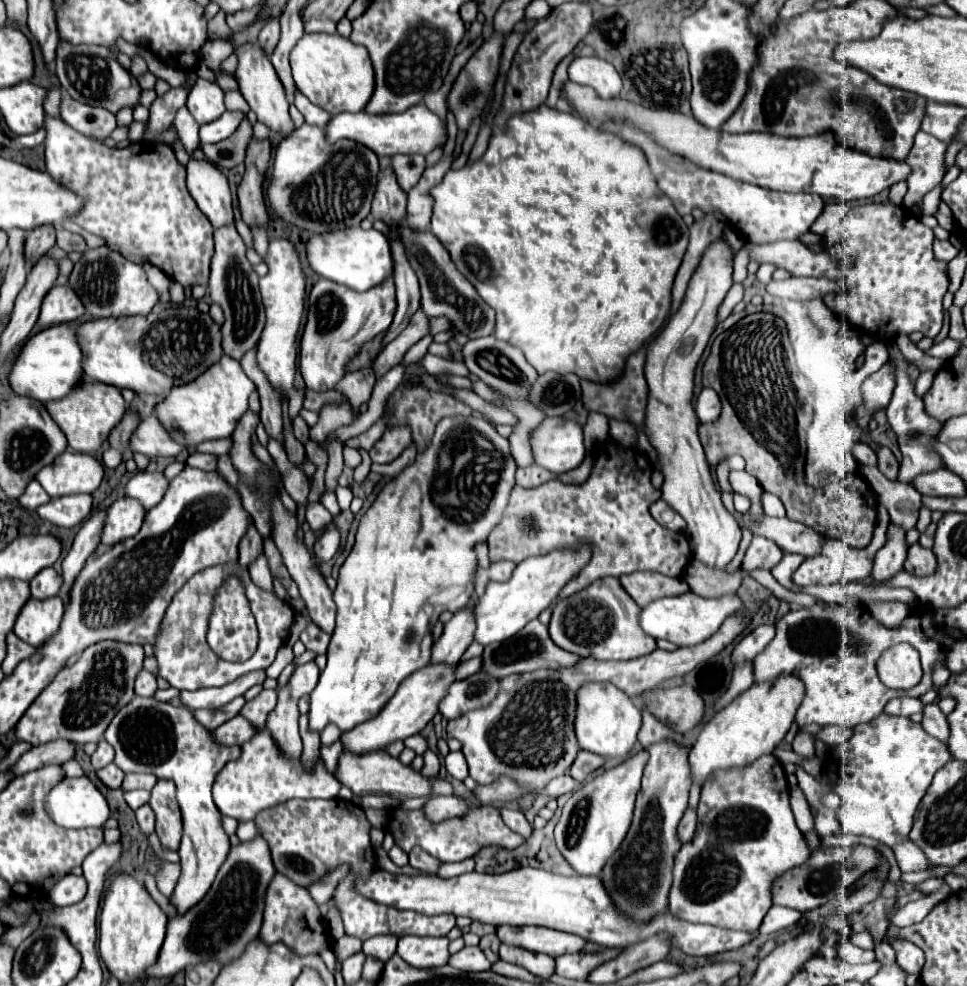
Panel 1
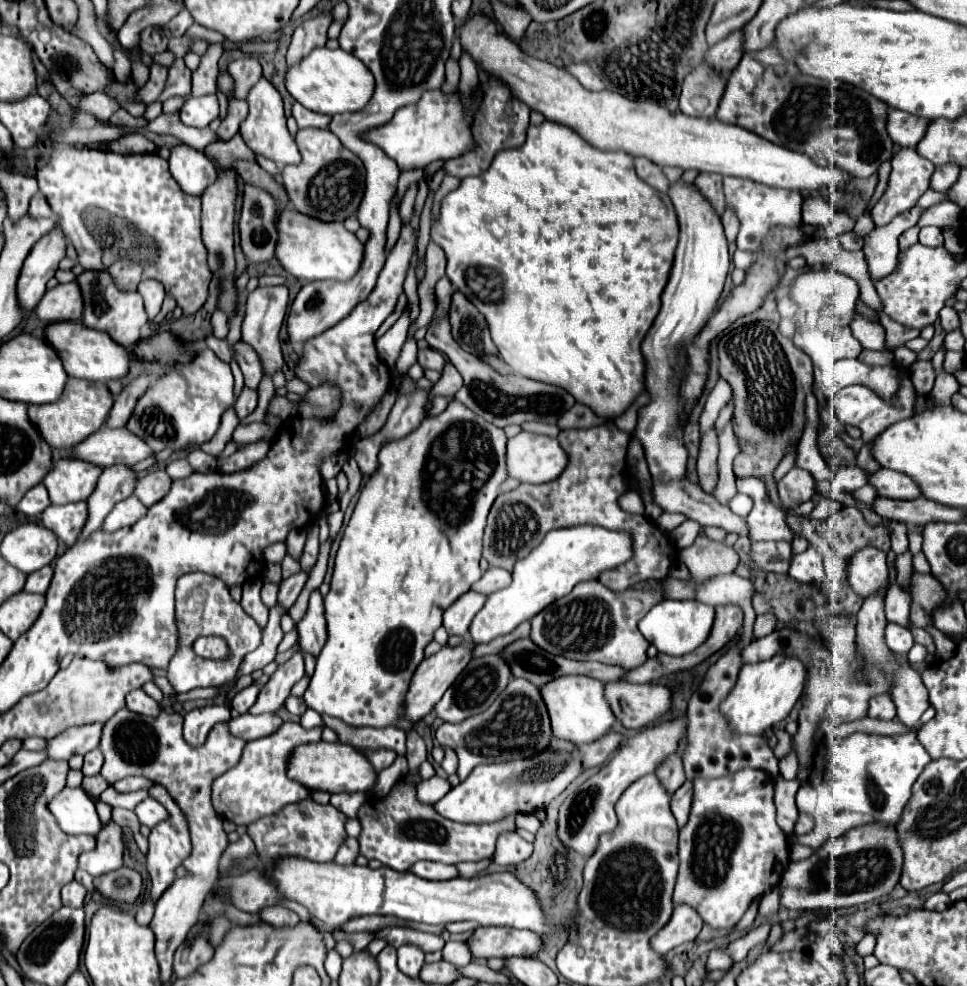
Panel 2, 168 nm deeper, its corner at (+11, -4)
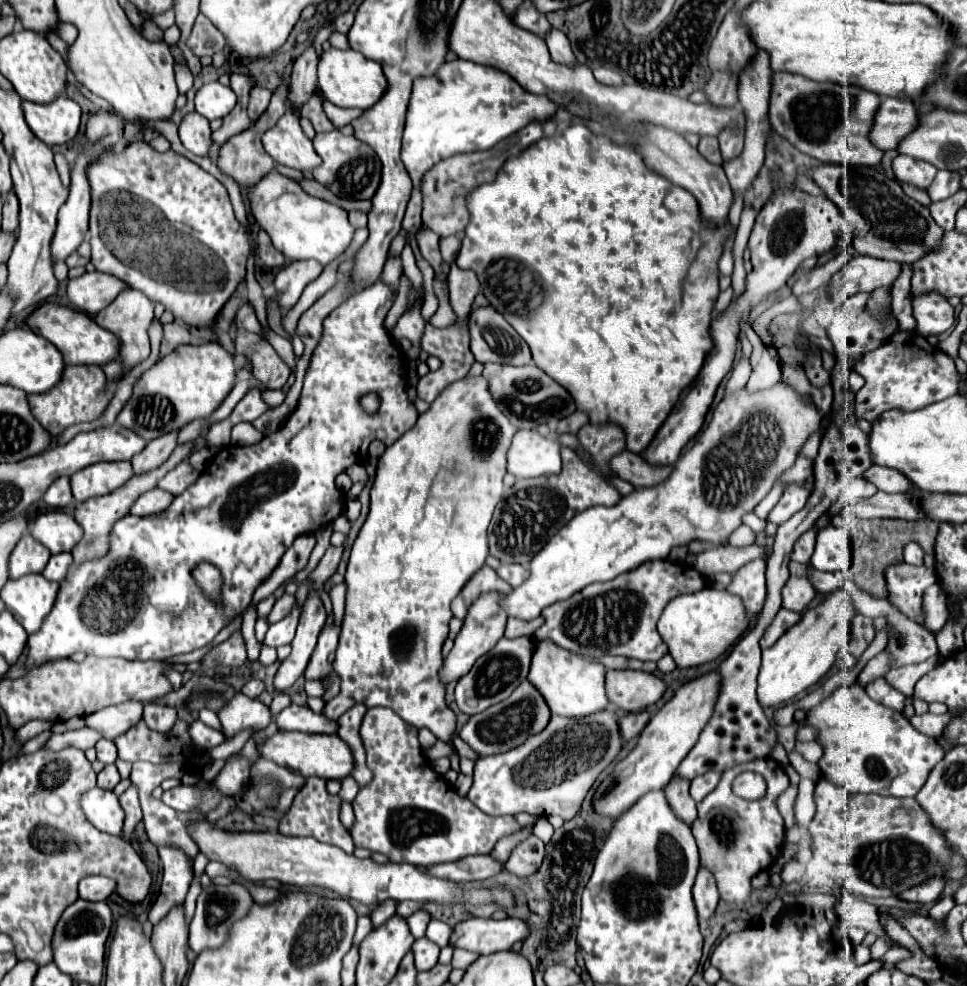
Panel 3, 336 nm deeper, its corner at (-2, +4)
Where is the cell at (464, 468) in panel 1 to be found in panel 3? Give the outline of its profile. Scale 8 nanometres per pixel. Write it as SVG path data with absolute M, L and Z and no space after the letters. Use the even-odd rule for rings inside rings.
M468 376L468 378L462 378L462 380L446 386L446 390L442 390L436 396L436 400L430 404L430 408L418 416L416 426L410 432L406 432L404 436L400 436L380 456L374 484L370 490L370 514L368 514L368 518L366 518L366 522L352 546L350 560L348 560L346 614L344 614L340 644L338 644L336 660L334 660L334 670L342 678L340 692L354 698L356 702L366 704L368 708L372 708L372 706L392 708L396 714L400 714L400 718L404 722L408 722L410 726L416 726L416 728L428 728L442 742L452 742L454 732L456 732L456 714L446 704L446 686L440 680L440 670L444 664L440 650L442 650L444 640L448 638L448 622L452 618L450 602L458 596L458 592L472 578L472 574L484 566L484 560L488 556L486 528L490 524L496 504L502 500L502 492L504 492L502 478L506 474L506 452L510 448L510 440L514 434L516 434L516 428L506 420L506 416L494 404L494 398L490 396L488 382L484 380L484 376Z

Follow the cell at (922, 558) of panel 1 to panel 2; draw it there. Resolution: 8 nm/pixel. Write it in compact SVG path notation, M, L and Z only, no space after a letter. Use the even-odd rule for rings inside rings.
M915 568L911 570L909 586L905 592L911 596L911 612L909 612L909 622L911 626L927 626L931 624L929 612L943 602L945 590L941 588L939 580L933 574L923 574L917 572Z

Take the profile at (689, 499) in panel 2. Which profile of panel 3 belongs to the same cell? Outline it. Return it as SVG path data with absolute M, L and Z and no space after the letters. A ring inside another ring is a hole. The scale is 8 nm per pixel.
M620 452L618 456L612 456L608 462L608 468L620 476L622 480L630 482L632 486L640 488L640 486L654 486L662 480L666 480L668 472L672 472L672 466L666 468L652 468L650 464L646 464L642 460L642 456L634 454L634 452Z

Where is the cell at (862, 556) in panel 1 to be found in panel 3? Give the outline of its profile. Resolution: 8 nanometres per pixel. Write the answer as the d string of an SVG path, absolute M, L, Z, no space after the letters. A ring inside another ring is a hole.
M896 564L886 570L886 584L888 584L888 600L906 612L906 616L914 618L920 626L924 626L924 606L922 594L928 586L936 582L934 570L926 566L910 566L910 564Z

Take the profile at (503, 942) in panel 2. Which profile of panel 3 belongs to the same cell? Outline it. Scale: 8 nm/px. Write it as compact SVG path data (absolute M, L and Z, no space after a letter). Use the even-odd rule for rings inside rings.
M470 918L452 928L450 946L476 954L494 954L510 950L514 942L526 940L528 934L528 924L518 918Z

